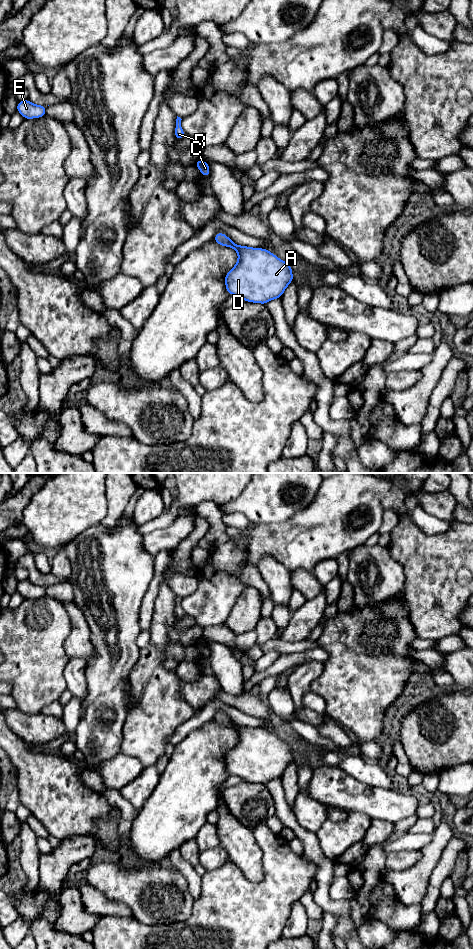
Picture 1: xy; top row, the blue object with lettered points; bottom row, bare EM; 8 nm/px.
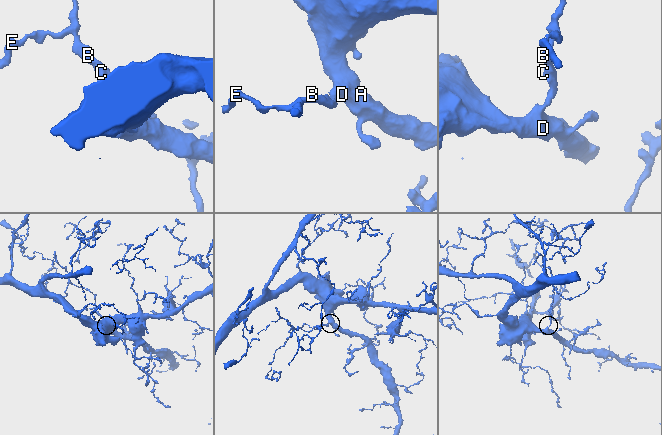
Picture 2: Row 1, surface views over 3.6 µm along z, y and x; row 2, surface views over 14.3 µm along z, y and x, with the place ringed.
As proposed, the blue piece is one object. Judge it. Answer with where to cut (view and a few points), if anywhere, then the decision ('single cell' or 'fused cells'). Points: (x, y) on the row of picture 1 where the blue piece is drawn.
cut none; single cell

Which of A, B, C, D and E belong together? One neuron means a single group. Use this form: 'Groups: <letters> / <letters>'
Groups: A B C D E

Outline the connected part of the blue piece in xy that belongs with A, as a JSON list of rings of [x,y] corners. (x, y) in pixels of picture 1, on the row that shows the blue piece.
[[[217,232],[213,240],[218,245],[232,248],[238,253],[236,265],[224,277],[229,295],[238,296],[242,301],[266,305],[271,300],[281,298],[288,285],[294,281],[291,265],[269,250],[235,244],[222,232]]]

